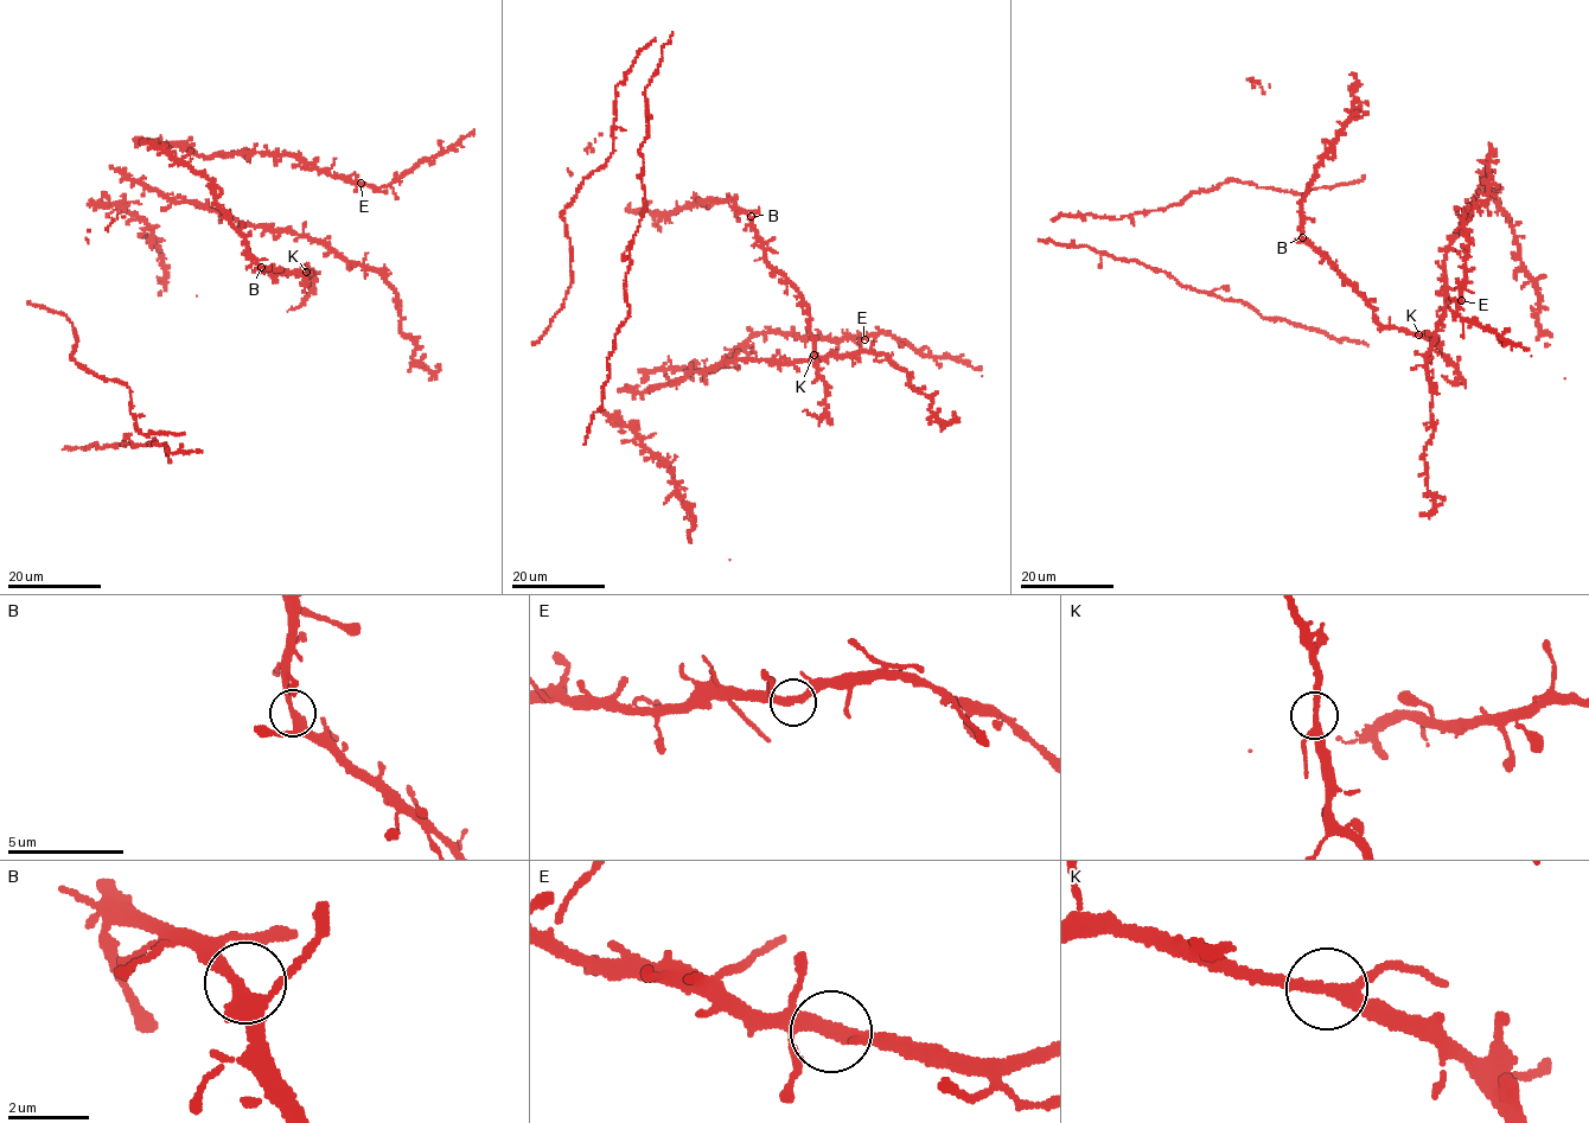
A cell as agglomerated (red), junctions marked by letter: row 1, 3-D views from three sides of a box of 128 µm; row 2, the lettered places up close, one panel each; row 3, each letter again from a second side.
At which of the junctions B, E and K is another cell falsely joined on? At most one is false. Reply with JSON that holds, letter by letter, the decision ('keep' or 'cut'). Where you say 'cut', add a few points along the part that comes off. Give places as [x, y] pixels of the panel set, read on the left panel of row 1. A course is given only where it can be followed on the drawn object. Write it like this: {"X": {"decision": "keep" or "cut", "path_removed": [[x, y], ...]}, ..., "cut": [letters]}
{"B": {"decision": "keep"}, "E": {"decision": "keep"}, "K": {"decision": "keep"}, "cut": []}

